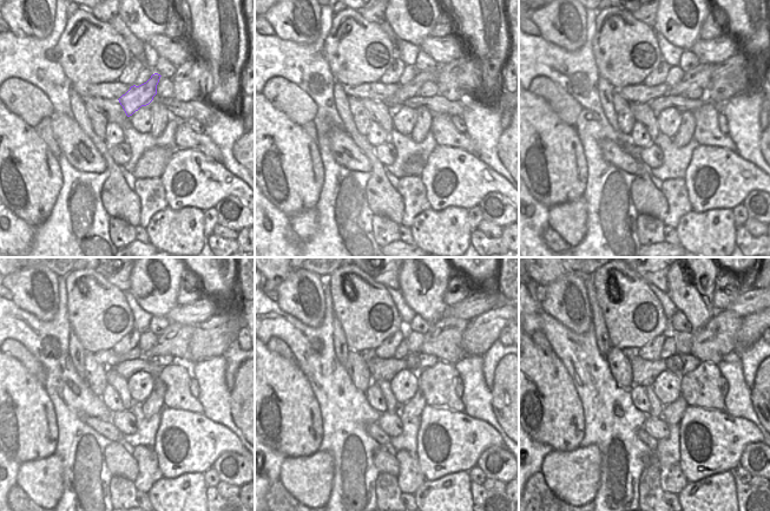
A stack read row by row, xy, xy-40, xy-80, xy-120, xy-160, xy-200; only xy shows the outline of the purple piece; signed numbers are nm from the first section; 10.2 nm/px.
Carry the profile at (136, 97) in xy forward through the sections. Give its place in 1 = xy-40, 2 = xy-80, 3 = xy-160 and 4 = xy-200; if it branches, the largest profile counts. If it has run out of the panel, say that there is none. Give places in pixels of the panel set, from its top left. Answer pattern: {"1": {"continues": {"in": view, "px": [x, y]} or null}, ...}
{"1": {"continues": {"in": "xy-40", "px": [412, 89]}}, "2": {"continues": {"in": "xy-80", "px": [699, 77]}}, "3": {"continues": {"in": "xy-160", "px": [443, 339]}}, "4": {"continues": {"in": "xy-200", "px": [717, 338]}}}

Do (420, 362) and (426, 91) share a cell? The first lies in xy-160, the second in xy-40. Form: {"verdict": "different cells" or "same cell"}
{"verdict": "same cell"}

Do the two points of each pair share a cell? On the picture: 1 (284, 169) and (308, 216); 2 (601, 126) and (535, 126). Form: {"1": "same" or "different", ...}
{"1": "different", "2": "different"}

